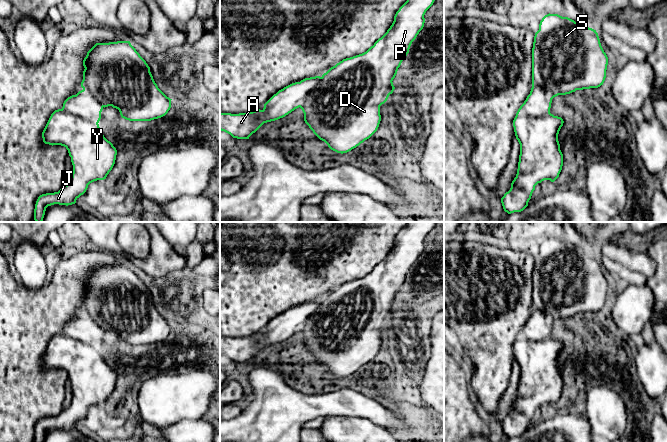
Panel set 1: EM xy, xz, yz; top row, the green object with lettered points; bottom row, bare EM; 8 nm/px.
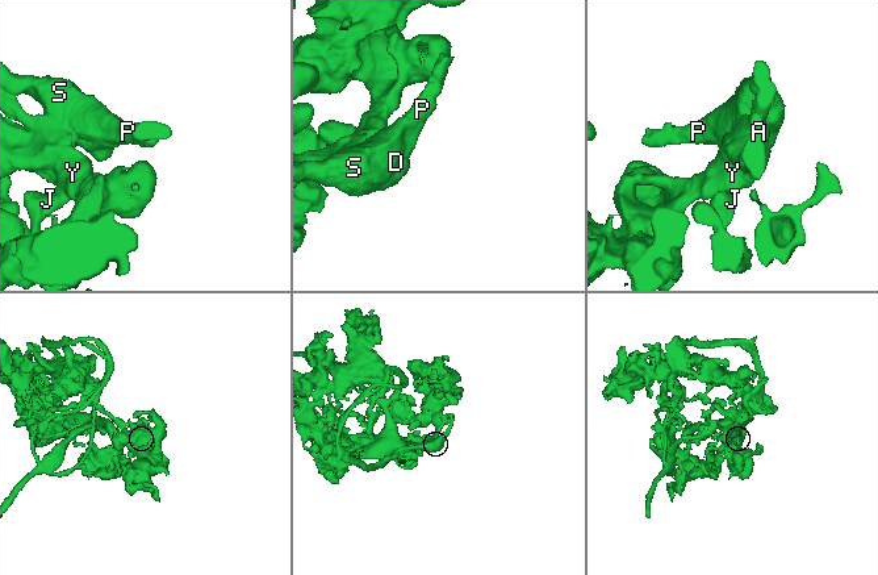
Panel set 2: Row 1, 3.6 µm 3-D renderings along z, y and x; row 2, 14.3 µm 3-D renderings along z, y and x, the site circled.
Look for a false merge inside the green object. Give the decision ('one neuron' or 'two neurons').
two neurons

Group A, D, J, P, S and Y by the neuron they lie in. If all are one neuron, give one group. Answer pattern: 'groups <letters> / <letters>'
groups A J Y / D P S

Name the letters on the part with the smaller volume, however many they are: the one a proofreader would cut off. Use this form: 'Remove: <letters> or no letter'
Remove: D, P, S

